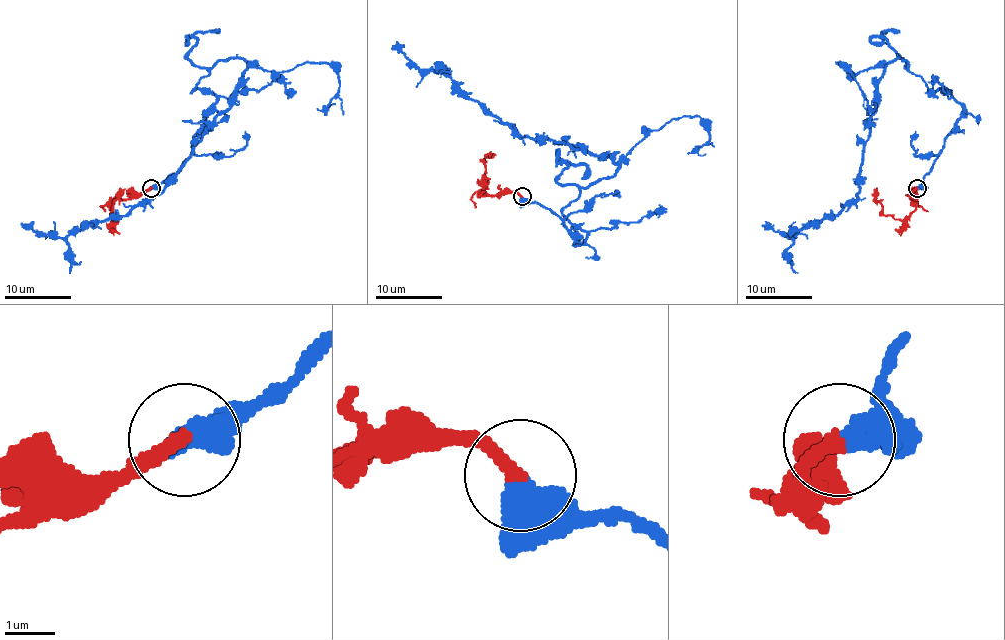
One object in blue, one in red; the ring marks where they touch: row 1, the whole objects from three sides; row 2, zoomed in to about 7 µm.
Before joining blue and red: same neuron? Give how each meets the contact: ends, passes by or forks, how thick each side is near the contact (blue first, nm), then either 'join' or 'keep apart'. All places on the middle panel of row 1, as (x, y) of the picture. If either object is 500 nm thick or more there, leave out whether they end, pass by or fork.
500/280 nm | join

